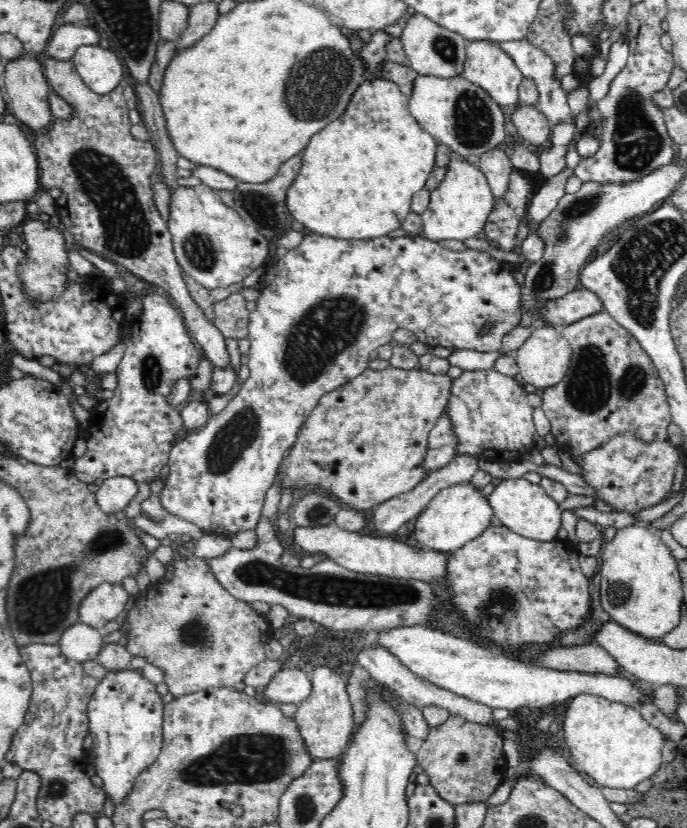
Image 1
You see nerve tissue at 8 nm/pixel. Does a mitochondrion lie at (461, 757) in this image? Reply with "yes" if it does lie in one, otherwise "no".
yes

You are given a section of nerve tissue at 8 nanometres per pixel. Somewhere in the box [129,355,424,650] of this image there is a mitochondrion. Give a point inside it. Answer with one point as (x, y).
(231, 443)

